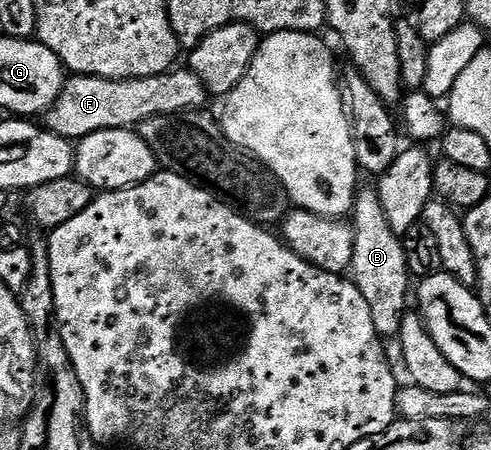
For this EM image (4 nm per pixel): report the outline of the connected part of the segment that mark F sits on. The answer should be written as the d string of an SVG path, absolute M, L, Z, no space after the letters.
M190 68L178 69L128 81L68 76L64 80L61 95L45 114L45 128L58 137L78 139L93 135L93 131L138 127L145 119L157 115L202 110L206 106L203 104L209 100L207 89Z

